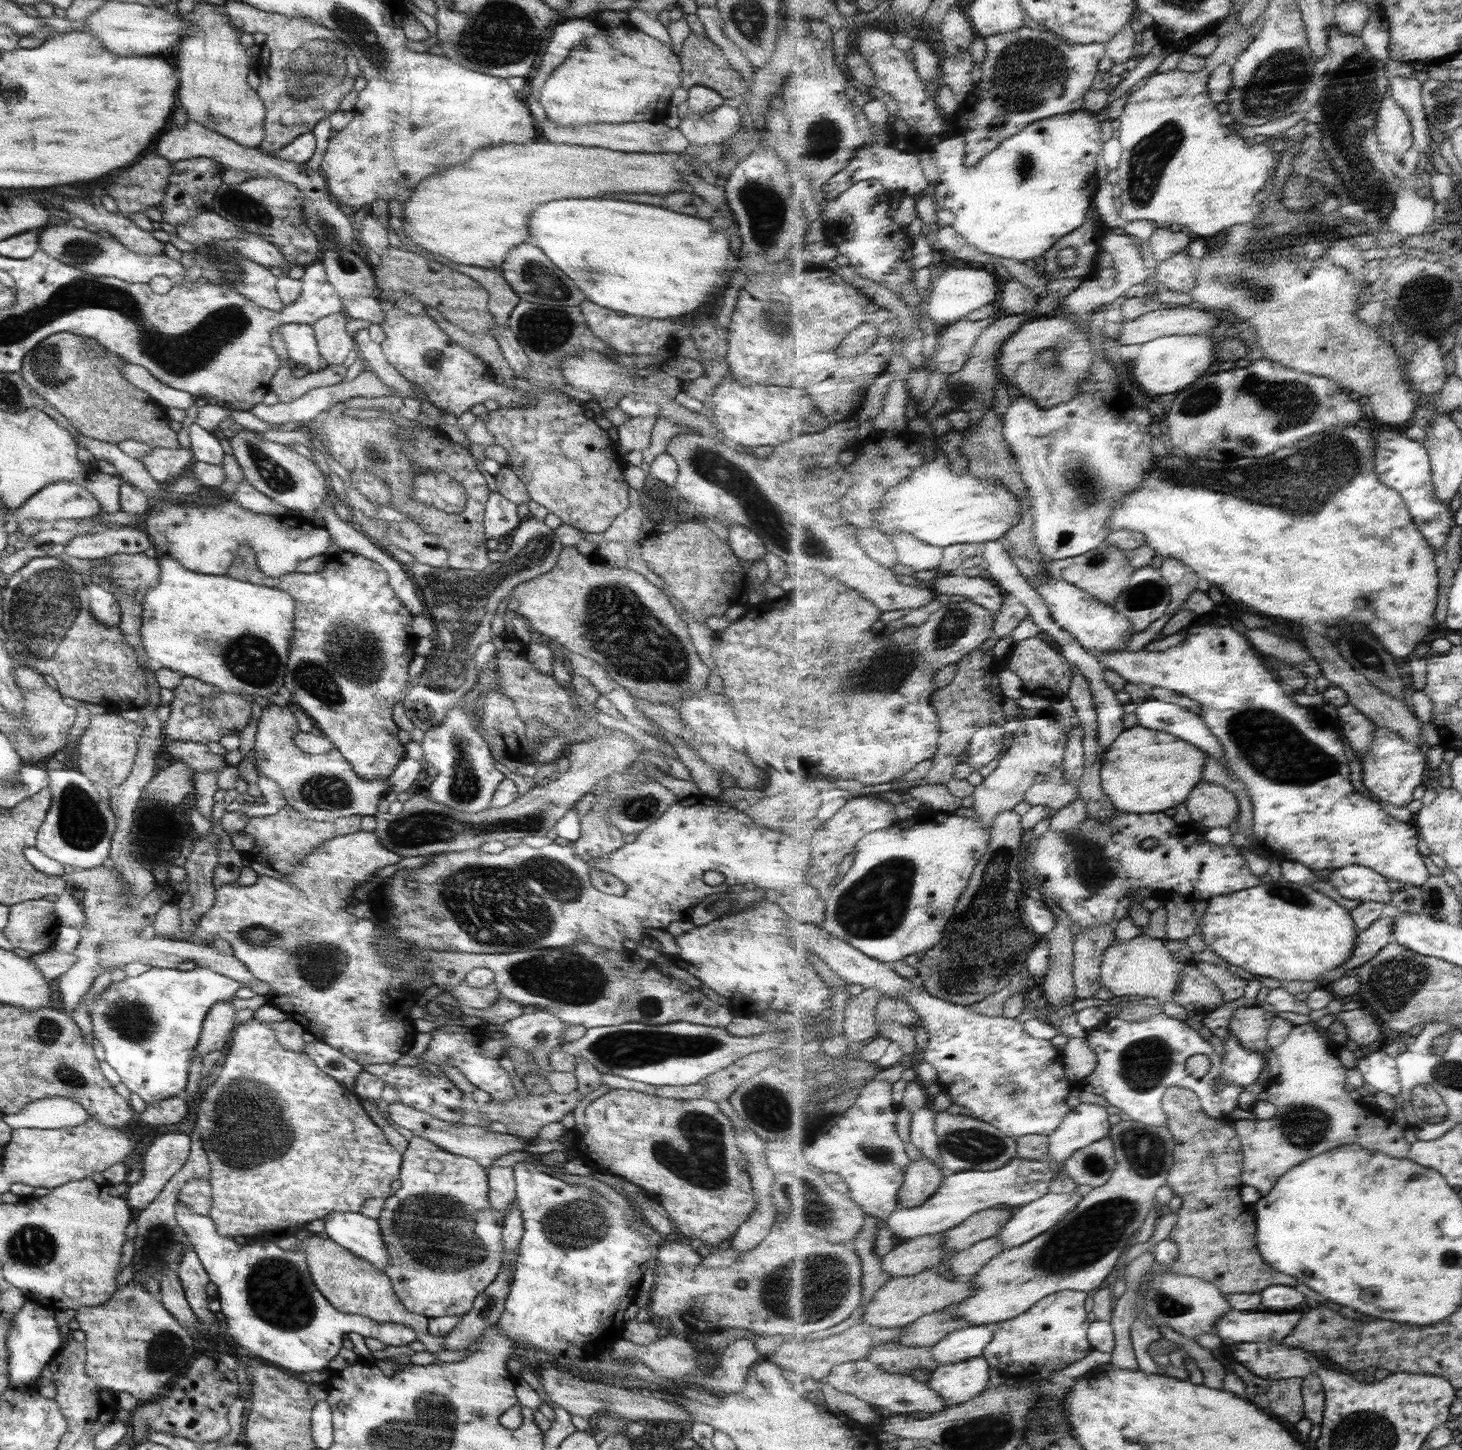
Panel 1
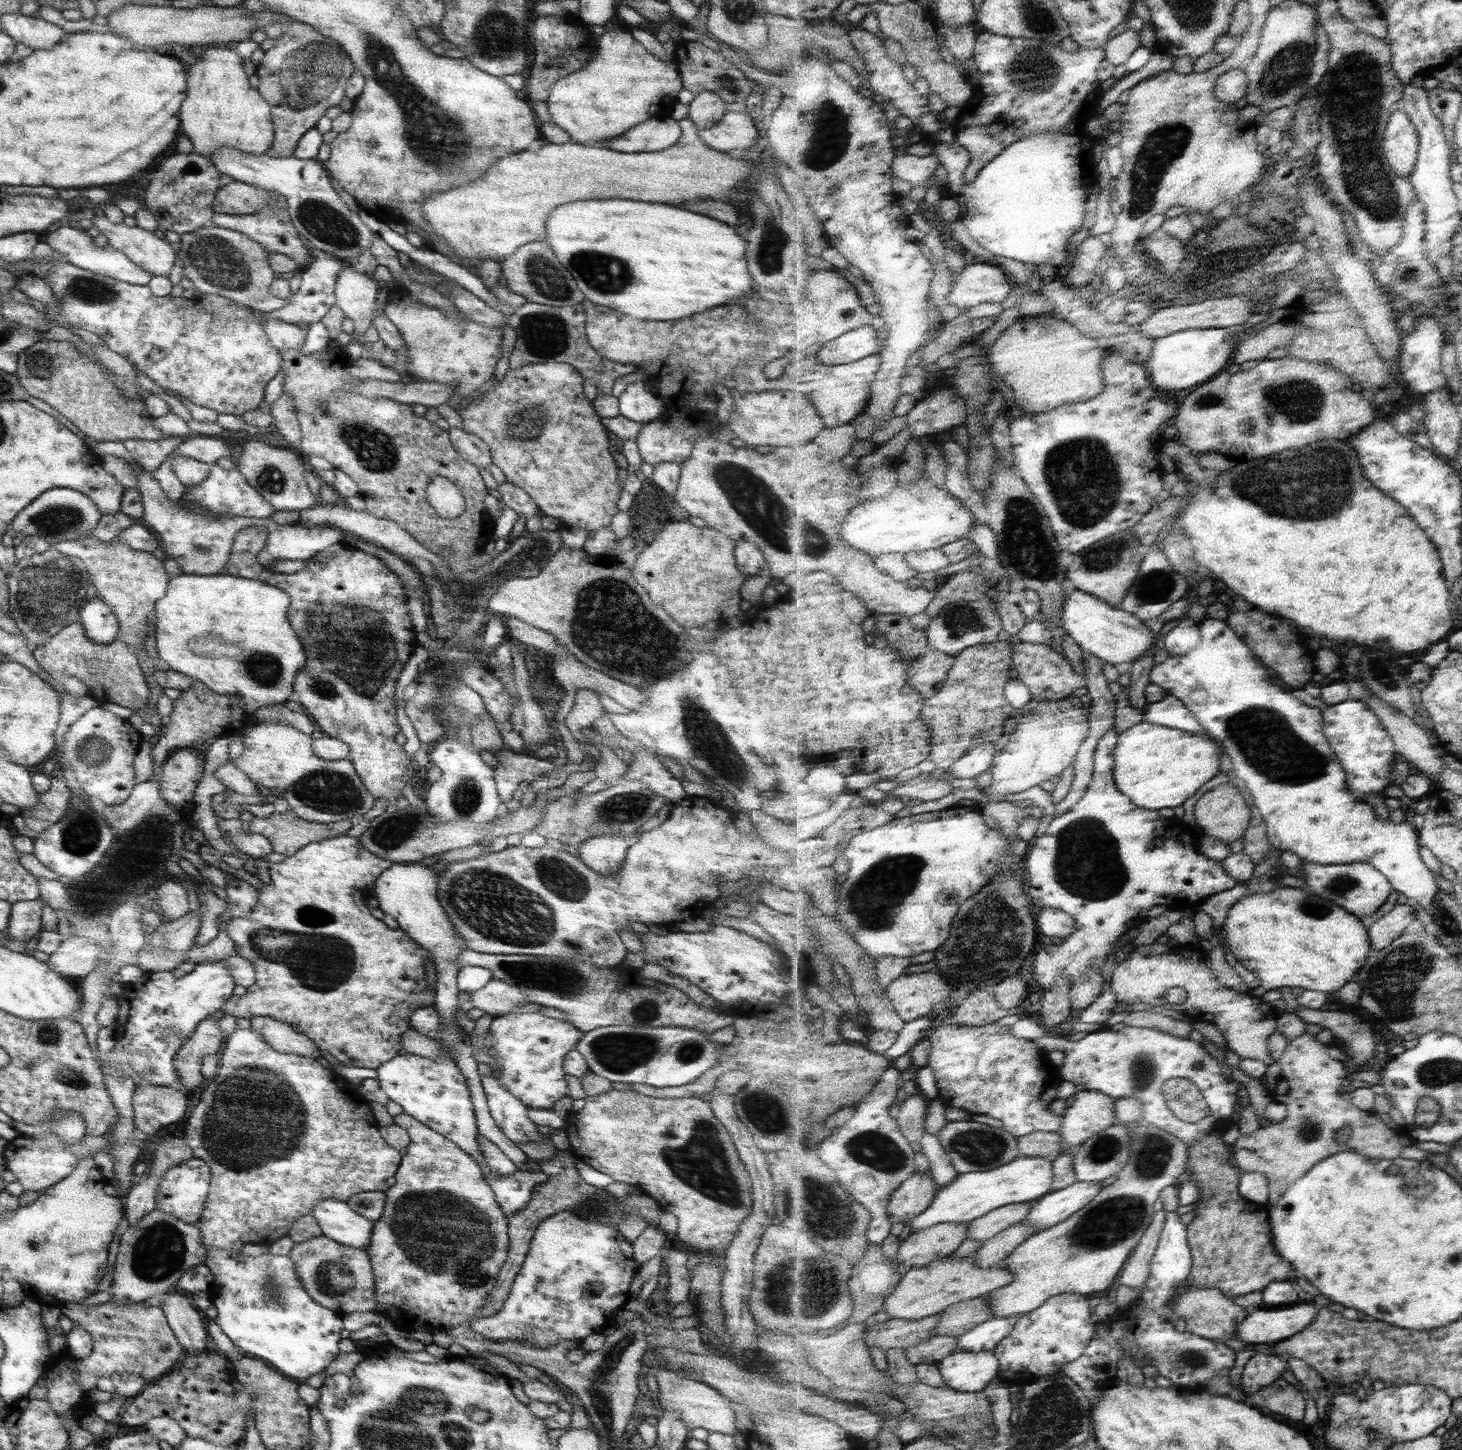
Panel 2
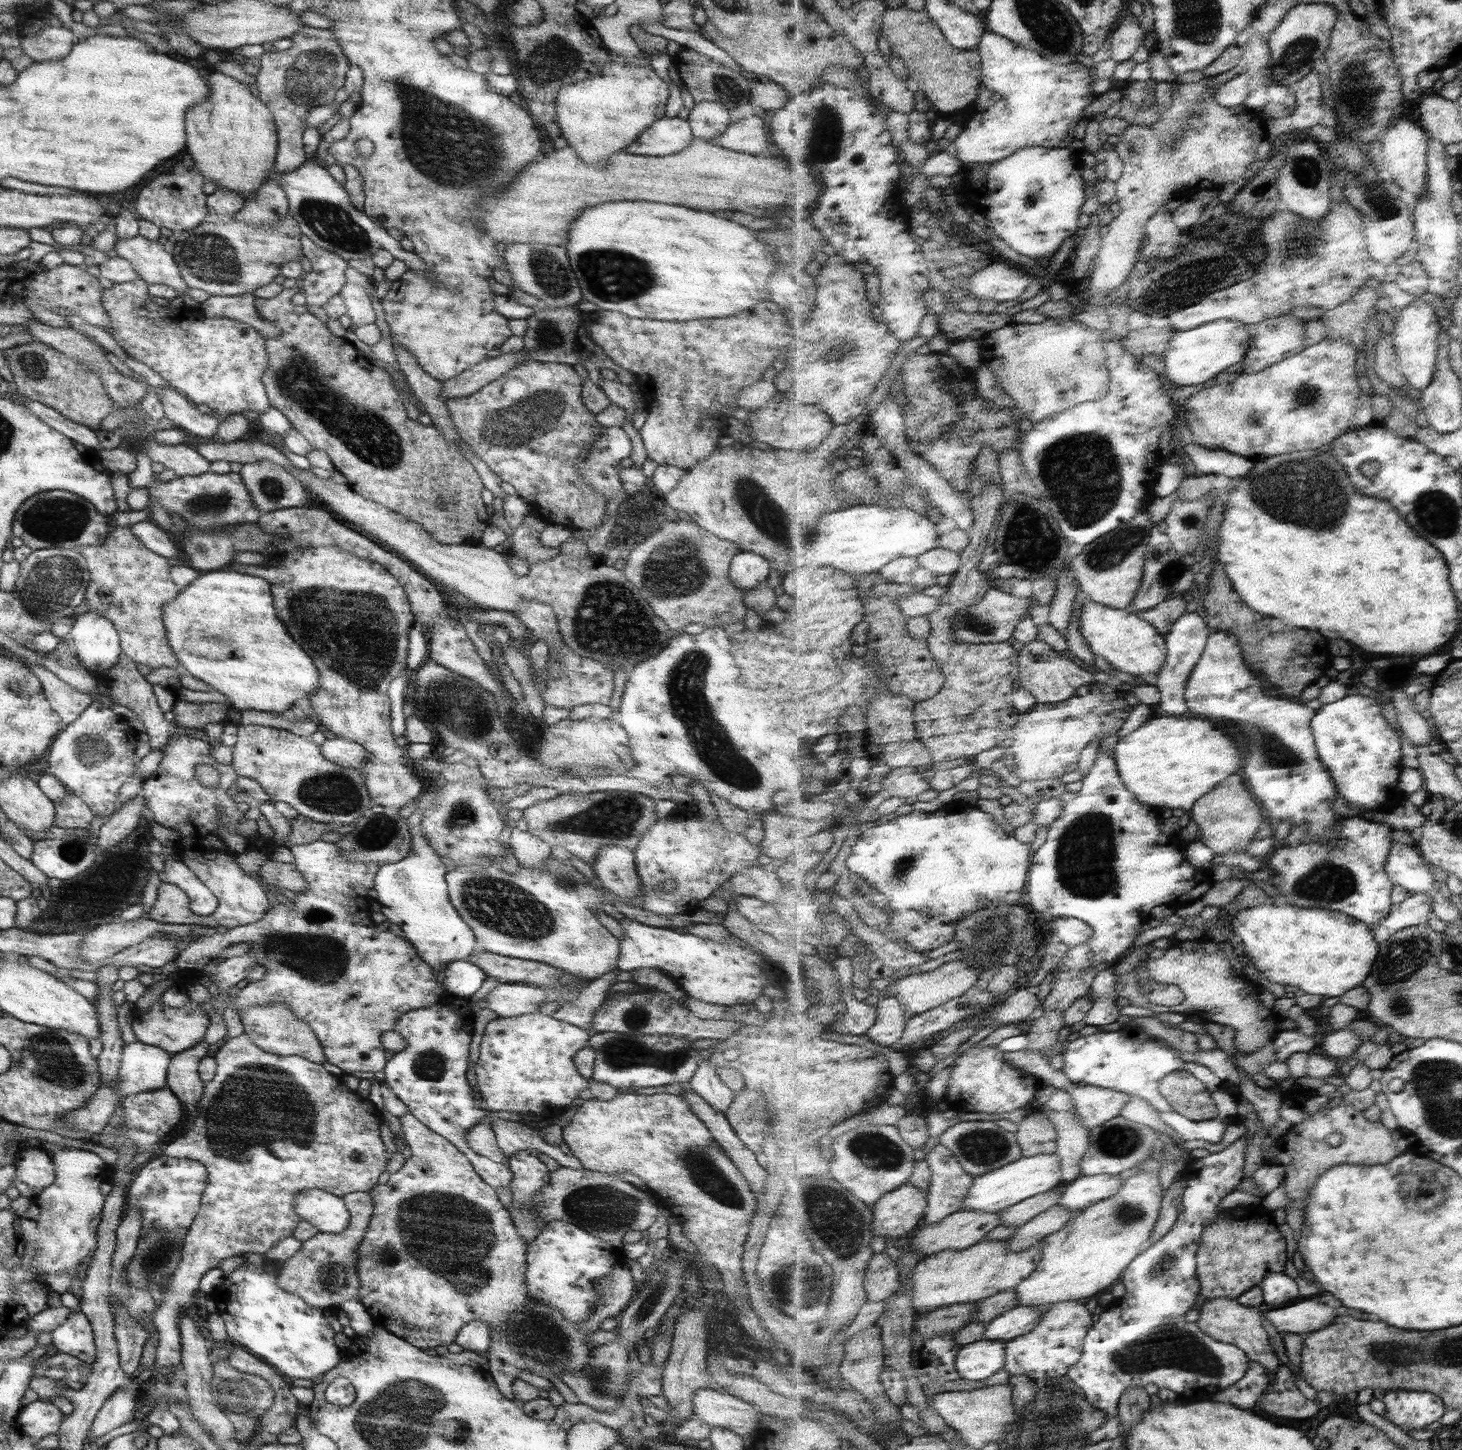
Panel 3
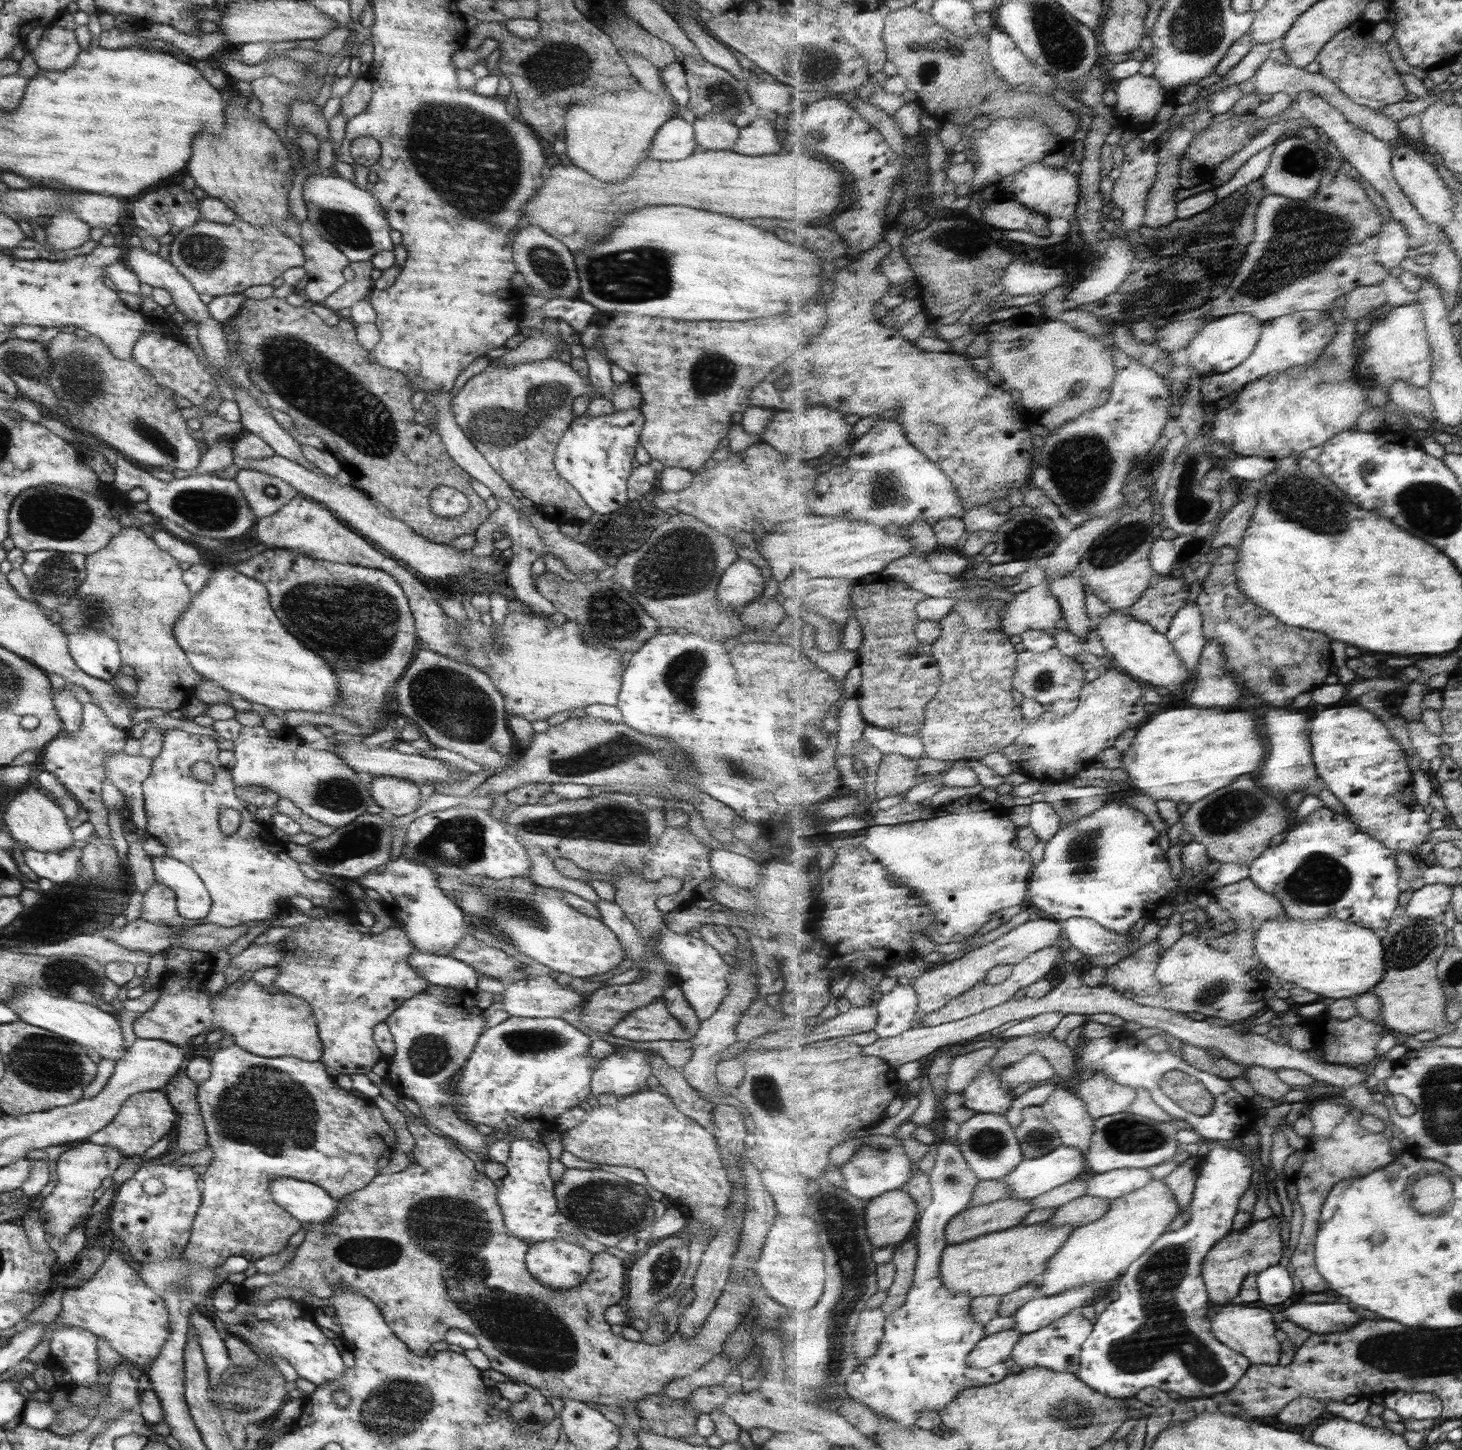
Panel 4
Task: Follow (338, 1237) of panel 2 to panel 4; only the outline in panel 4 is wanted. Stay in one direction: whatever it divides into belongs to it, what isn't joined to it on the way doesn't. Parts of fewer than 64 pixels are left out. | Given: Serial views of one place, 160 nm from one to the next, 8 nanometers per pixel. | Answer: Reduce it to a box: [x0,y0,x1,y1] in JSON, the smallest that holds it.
[269,1178,336,1225]

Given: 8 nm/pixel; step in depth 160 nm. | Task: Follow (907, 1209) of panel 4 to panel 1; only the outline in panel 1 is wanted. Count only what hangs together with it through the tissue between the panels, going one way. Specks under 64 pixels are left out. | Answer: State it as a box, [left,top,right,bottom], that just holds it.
[900,1156,946,1207]

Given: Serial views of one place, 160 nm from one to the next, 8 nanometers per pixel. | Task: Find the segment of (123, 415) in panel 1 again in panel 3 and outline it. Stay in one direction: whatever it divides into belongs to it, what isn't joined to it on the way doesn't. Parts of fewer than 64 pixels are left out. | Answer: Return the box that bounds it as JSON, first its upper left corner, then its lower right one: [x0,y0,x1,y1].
[2,341,113,431]

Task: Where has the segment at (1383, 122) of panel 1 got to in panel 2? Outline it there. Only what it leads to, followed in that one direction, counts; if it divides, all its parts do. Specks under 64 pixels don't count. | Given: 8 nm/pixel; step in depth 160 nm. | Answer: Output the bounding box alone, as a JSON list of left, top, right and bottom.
[1382,106,1420,178]

